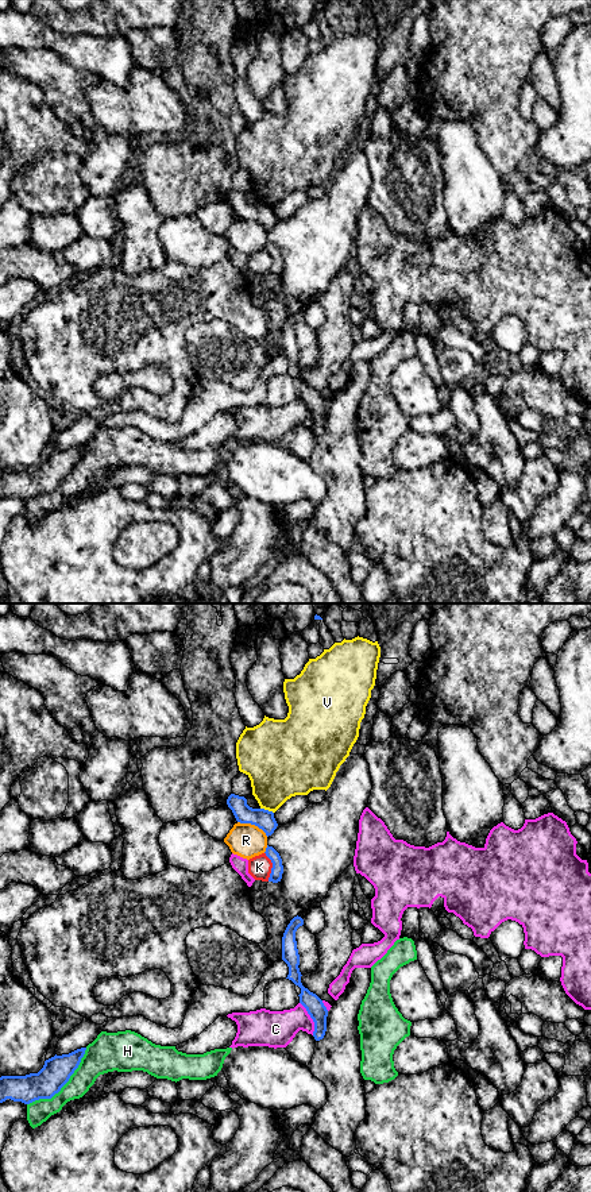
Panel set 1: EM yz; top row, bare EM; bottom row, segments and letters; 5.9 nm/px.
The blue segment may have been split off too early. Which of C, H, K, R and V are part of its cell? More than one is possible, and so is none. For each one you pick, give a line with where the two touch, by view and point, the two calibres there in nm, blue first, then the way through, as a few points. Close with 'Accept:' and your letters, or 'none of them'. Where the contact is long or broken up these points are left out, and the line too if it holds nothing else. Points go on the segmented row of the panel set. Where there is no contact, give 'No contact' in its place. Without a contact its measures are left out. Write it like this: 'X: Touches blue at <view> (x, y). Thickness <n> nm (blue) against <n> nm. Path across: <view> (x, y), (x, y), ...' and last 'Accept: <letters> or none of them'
Accept: none of them

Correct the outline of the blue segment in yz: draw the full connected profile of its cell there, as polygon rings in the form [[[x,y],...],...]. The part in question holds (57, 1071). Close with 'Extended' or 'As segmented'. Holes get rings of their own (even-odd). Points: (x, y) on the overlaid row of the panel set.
[[[81,1048],[69,1054],[55,1054],[45,1061],[43,1068],[38,1073],[1,1076],[0,1103],[11,1099],[30,1104],[39,1099],[51,1099],[78,1068],[85,1050],[86,1048]]]. As segmented

